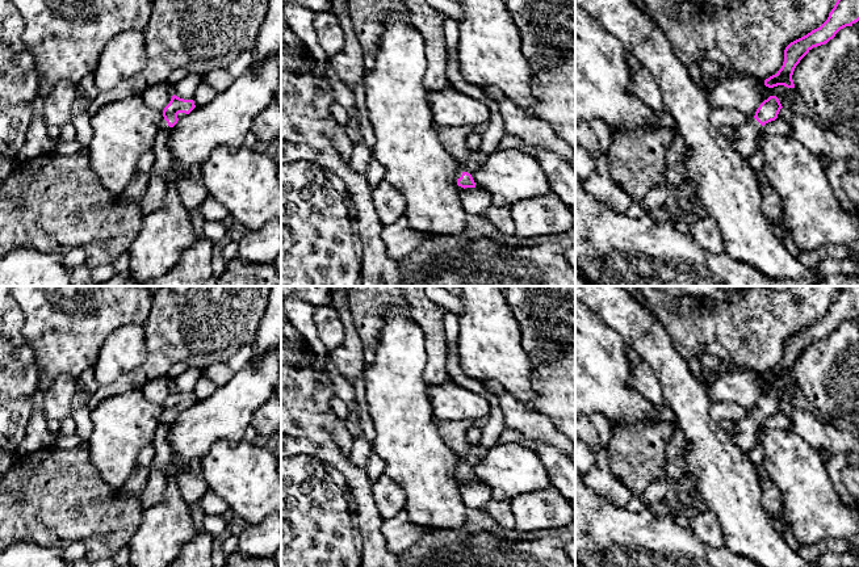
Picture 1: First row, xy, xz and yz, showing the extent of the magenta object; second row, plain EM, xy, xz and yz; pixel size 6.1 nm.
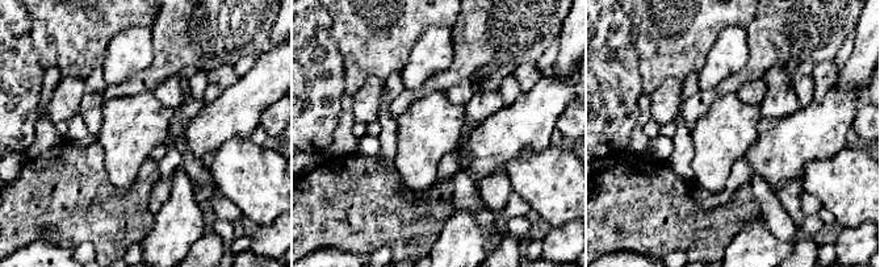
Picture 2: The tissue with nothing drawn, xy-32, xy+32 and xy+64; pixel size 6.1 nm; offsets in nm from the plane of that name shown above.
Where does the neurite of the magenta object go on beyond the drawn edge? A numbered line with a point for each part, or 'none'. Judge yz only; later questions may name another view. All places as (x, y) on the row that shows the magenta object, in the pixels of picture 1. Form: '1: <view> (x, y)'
1: yz (745, 137)

